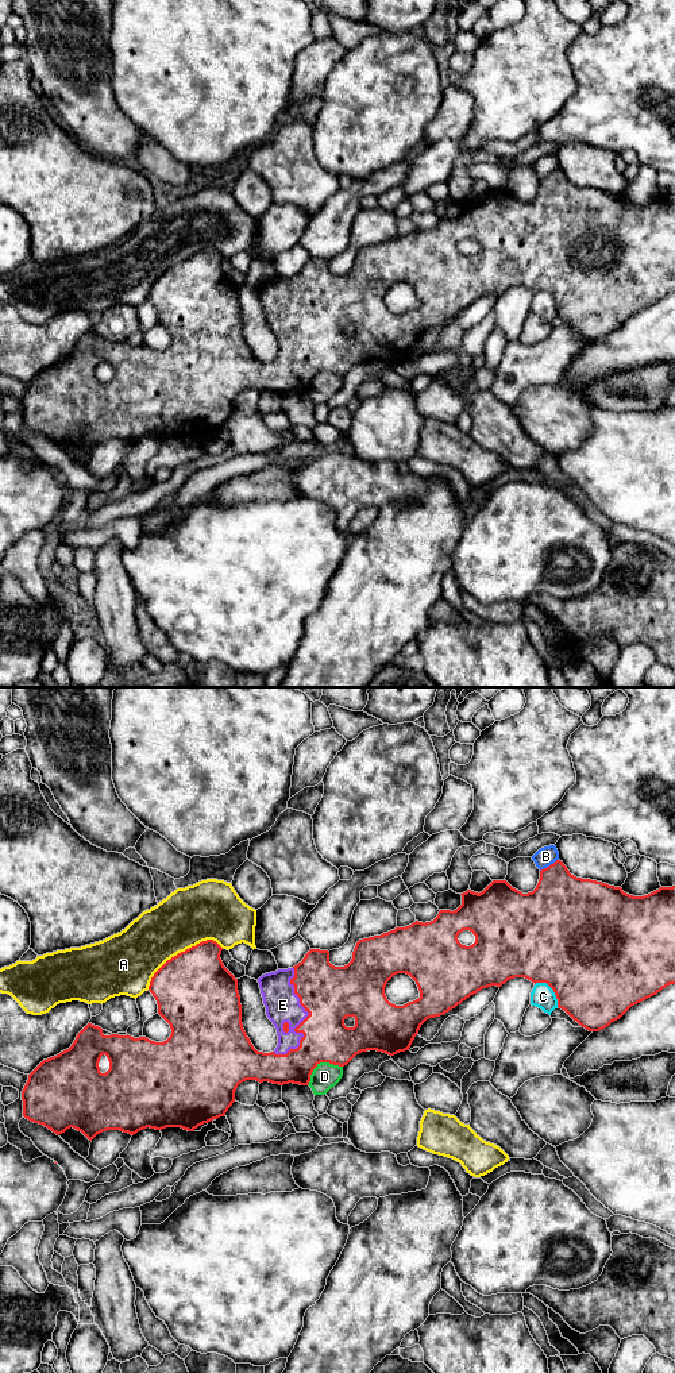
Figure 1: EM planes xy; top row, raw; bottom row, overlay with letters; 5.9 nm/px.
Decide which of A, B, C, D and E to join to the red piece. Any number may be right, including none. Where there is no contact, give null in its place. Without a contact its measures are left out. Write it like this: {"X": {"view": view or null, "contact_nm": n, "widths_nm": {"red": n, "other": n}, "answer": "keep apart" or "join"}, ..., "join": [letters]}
{"A": {"view": "xy", "contact_nm": 500, "widths_nm": {"red": 460, "other": 340}, "answer": "keep apart"}, "B": {"view": "xy", "contact_nm": 130, "widths_nm": {"red": 380, "other": 120}, "answer": "keep apart"}, "C": {"view": "xy", "contact_nm": 200, "widths_nm": {"red": 500, "other": 140}, "answer": "keep apart"}, "D": {"view": "xy", "contact_nm": 240, "widths_nm": {"red": 280, "other": 160}, "answer": "keep apart"}, "E": {"view": "xy", "contact_nm": 550, "widths_nm": {"red": 340, "other": 200}, "answer": "join"}, "join": ["E"]}

